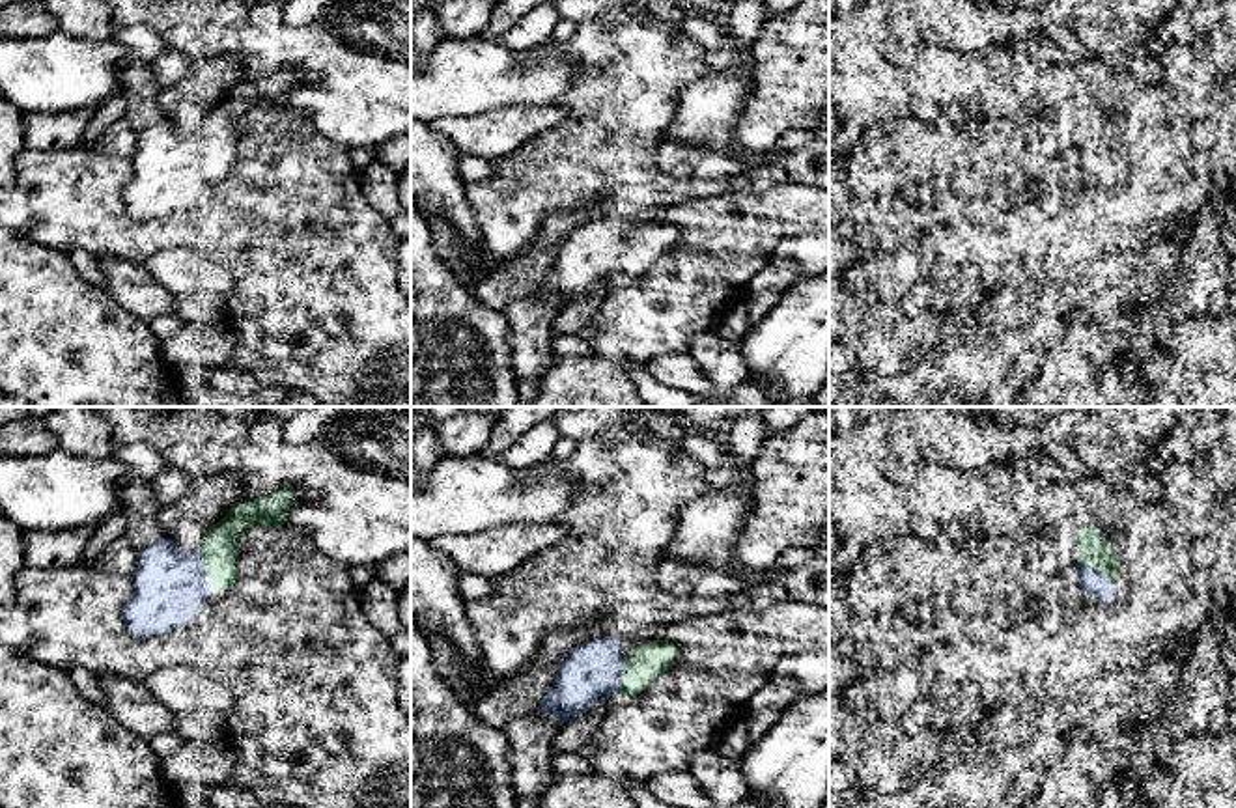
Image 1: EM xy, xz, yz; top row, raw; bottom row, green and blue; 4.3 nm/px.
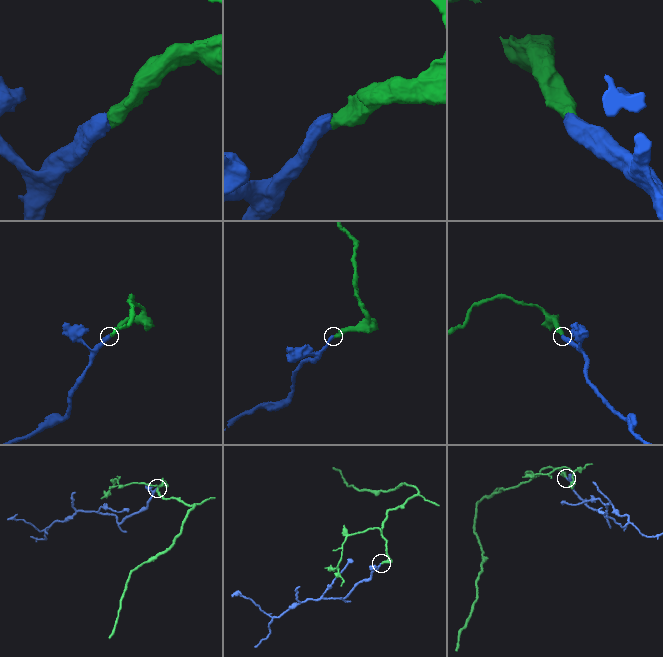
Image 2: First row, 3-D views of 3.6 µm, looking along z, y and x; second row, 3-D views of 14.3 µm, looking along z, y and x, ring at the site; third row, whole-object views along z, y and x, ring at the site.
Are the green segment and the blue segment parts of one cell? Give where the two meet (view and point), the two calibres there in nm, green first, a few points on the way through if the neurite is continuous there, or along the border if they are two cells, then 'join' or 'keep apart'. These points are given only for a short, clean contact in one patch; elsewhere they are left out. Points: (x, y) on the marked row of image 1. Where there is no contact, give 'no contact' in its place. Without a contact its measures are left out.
yz (1095, 568) | 140/110 nm | join

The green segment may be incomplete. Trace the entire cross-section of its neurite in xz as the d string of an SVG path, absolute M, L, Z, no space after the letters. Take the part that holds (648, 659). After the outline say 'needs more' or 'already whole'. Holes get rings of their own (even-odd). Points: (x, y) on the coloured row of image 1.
M616 634L575 646L558 670L538 713L555 713L560 724L581 717L597 698L640 694L678 659L672 642L640 642L627 657Z; needs more

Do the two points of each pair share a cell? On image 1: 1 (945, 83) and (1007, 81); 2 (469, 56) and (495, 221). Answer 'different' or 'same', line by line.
1: same
2: different

